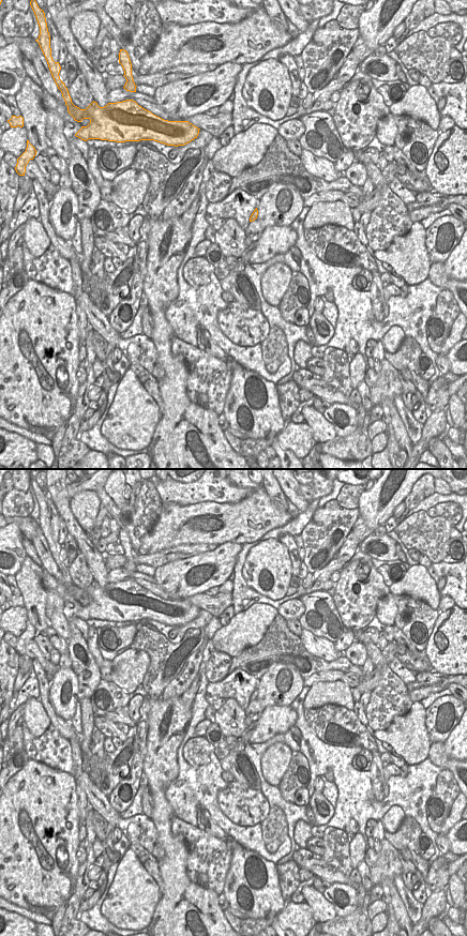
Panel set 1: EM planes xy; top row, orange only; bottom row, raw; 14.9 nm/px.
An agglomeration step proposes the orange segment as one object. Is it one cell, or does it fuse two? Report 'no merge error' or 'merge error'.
no merge error

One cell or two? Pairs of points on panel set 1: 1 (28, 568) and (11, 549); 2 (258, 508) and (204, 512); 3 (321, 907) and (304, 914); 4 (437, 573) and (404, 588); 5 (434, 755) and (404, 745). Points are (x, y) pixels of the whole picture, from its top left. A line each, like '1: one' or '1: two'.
1: two
2: one
3: two
4: two
5: two

